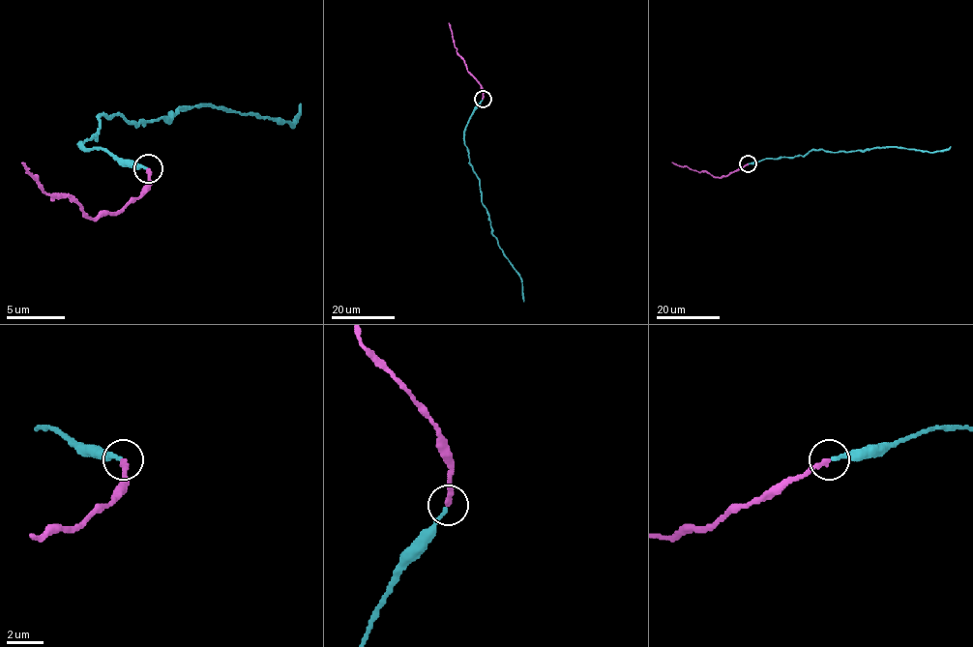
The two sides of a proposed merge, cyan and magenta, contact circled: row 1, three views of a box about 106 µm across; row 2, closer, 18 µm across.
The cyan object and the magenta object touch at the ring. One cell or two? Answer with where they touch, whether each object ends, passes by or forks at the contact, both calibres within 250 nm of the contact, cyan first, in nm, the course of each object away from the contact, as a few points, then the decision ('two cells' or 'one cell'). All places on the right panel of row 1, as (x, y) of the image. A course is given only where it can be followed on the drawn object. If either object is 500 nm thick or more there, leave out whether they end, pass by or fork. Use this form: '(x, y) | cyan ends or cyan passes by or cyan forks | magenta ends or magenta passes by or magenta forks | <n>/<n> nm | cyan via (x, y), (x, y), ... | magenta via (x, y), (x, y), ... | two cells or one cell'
(748, 163) | cyan ends | magenta ends | 240/280 nm | cyan via (749, 163), (766, 158), (805, 156), (812, 150), (851, 152), (902, 147), (928, 152), (943, 151), (951, 146) | magenta via (748, 163), (727, 175), (715, 177), (672, 162) | one cell

